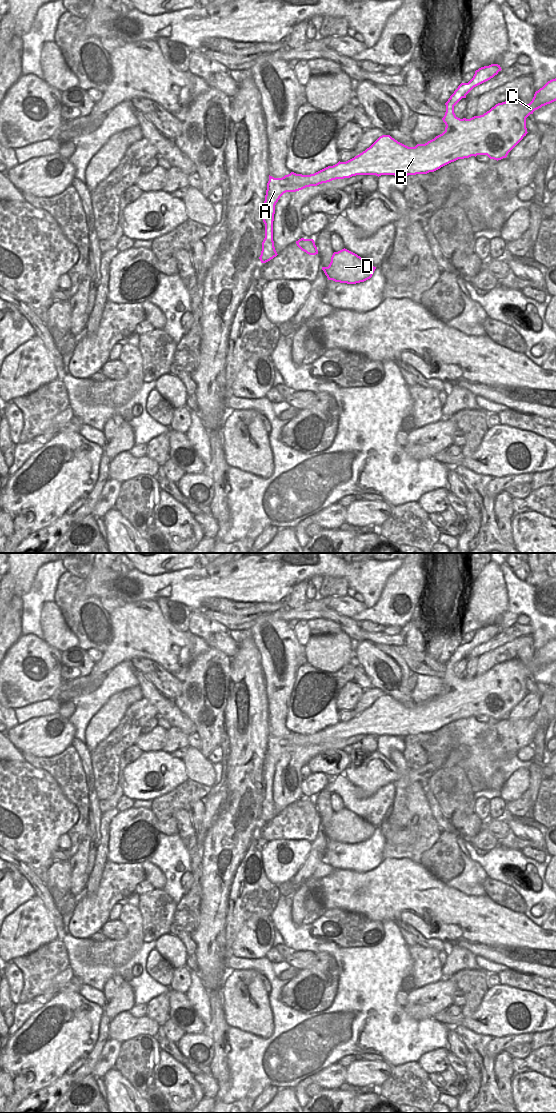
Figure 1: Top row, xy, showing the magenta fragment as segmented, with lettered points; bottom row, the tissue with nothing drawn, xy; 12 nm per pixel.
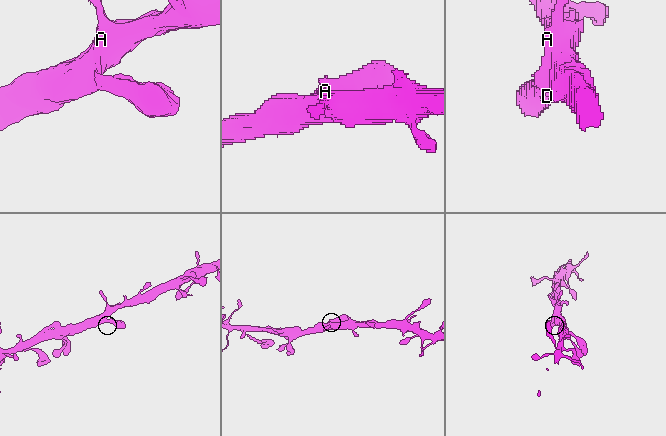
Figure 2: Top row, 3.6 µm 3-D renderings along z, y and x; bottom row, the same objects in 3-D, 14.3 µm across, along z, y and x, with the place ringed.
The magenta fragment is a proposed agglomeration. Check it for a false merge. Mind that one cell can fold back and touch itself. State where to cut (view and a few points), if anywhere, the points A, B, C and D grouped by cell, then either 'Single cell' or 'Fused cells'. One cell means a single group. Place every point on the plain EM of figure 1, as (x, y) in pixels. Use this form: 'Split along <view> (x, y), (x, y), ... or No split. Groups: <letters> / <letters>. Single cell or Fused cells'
No split. Groups: A B C D. Single cell.

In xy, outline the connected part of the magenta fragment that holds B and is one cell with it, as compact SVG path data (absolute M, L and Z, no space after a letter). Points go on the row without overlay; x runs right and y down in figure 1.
M498 624L484 626L475 631L473 638L468 643L461 643L445 663L446 672L442 678L445 691L425 704L408 707L390 695L380 696L369 708L346 722L338 722L314 734L302 735L291 732L282 738L269 735L265 761L263 763L263 782L265 784L265 798L262 802L262 811L259 817L261 823L266 823L278 814L273 801L273 781L275 765L286 752L296 752L306 747L317 746L336 739L350 738L356 735L394 735L397 737L427 734L458 719L469 718L477 715L487 715L490 719L501 720L526 696L526 678L542 666L556 661L556 638L548 641L542 648L535 652L529 664L522 663L515 658L496 664L489 671L470 679L460 679L454 673L454 666L476 646L490 640L501 631Z

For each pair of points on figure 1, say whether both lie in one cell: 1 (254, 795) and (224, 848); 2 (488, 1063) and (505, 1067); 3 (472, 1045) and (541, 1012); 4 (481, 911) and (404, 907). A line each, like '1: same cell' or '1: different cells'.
1: same cell
2: different cells
3: different cells
4: same cell

